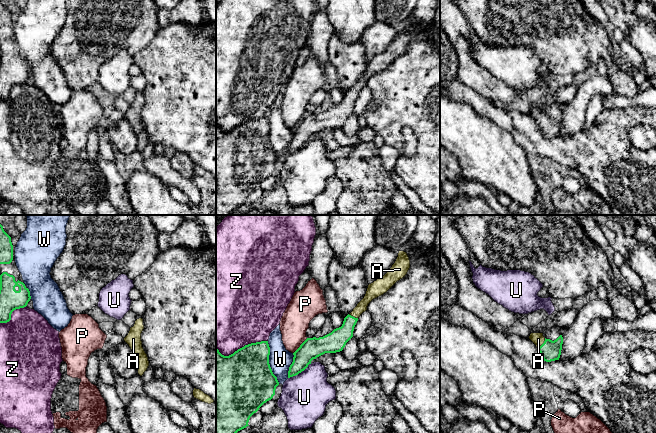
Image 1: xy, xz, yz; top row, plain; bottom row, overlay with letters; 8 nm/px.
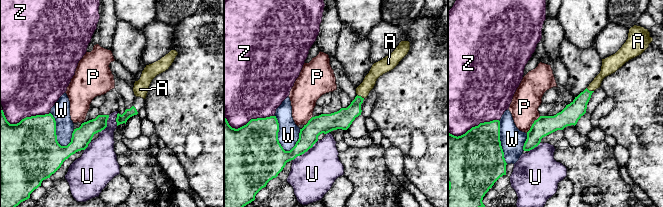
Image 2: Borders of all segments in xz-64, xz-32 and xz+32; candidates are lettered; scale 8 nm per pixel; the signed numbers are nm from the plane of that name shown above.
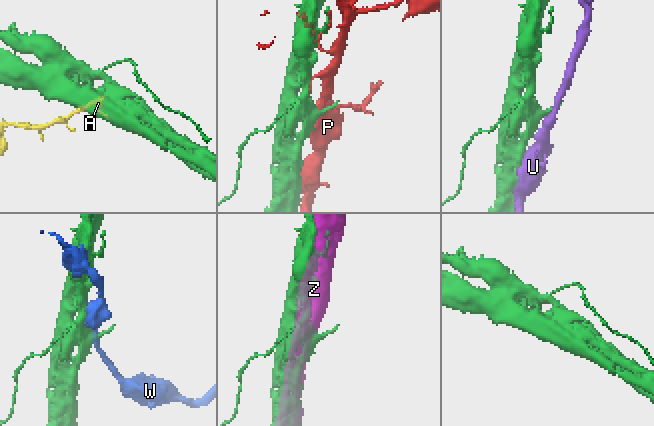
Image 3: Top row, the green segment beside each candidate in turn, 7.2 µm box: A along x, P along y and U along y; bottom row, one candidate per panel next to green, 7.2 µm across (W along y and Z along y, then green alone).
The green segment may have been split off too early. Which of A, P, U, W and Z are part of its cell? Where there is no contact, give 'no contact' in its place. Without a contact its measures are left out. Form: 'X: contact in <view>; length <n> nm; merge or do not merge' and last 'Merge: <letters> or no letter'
A: contact in yz; length 110 nm; merge
P: contact in xz; length 170 nm; do not merge
U: contact in xz; length 220 nm; do not merge
W: contact in xz; length 360 nm; do not merge
Z: contact in xz; length 420 nm; do not merge
Merge: A

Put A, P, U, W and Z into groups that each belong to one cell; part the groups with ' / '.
A / P / U / W / Z

